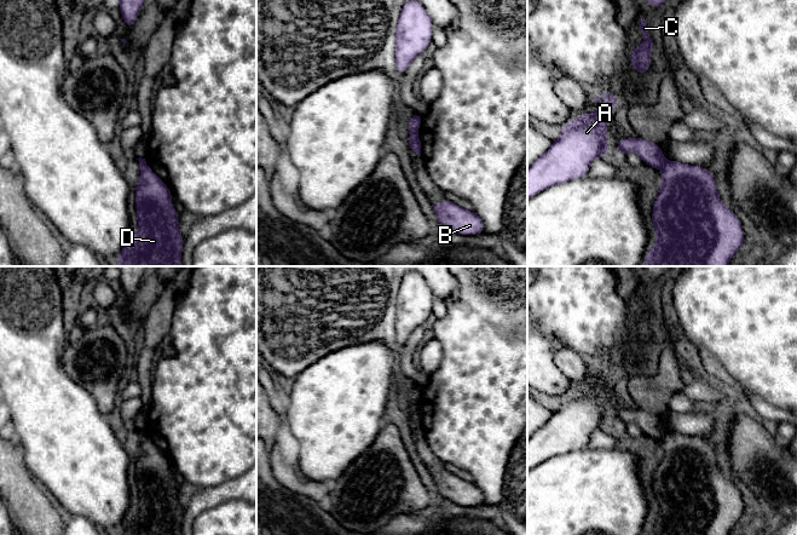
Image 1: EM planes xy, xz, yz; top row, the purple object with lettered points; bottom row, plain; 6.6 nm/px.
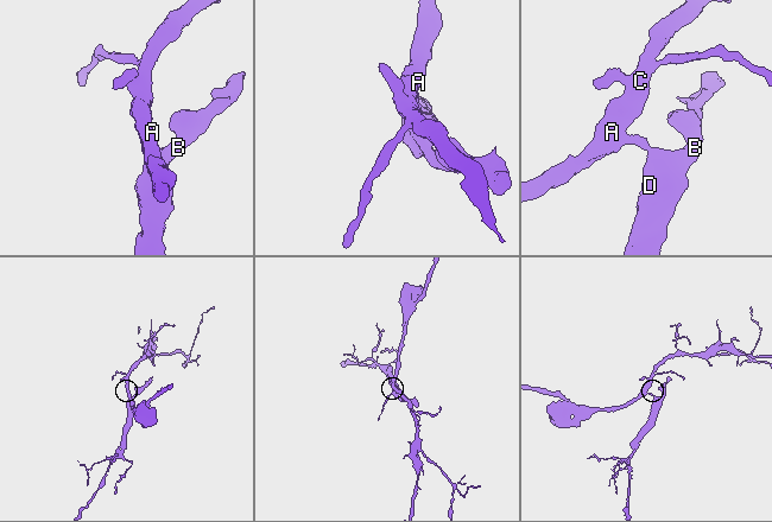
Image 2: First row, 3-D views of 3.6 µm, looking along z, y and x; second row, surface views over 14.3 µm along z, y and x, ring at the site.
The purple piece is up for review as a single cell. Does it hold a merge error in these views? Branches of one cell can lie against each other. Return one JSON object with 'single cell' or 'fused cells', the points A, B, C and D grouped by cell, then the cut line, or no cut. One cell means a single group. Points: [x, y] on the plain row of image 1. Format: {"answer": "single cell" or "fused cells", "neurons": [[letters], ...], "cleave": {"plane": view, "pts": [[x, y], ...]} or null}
{"answer": "fused cells", "neurons": [["A", "C"], ["B", "D"]], "cleave": {"plane": "yz", "pts": [[666, 432], [660, 439]]}}

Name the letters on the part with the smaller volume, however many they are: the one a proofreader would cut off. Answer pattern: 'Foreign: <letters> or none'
Foreign: B, D

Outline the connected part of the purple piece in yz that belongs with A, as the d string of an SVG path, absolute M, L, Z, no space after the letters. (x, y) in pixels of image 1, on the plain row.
M601 364L607 368L602 373L600 368L594 370L597 373L597 382L595 385L579 385L577 392L567 393L562 401L559 410L550 414L545 425L538 428L527 441L527 471L541 462L551 458L565 455L570 451L584 449L594 431L607 427L607 387L606 382L614 384L618 374L618 368L610 364Z

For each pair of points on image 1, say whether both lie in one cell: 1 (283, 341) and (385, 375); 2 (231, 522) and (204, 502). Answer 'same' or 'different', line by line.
1: different
2: different

